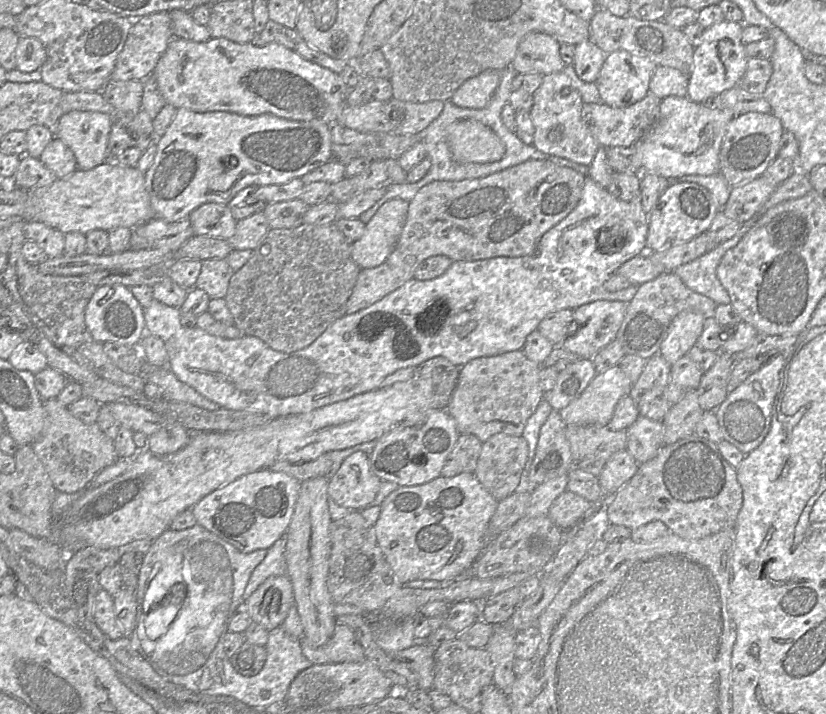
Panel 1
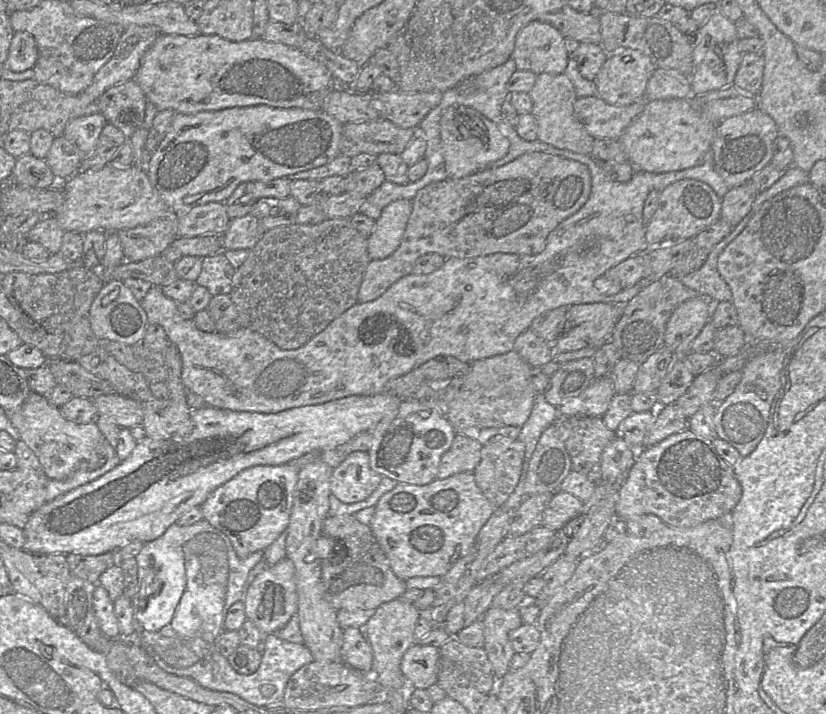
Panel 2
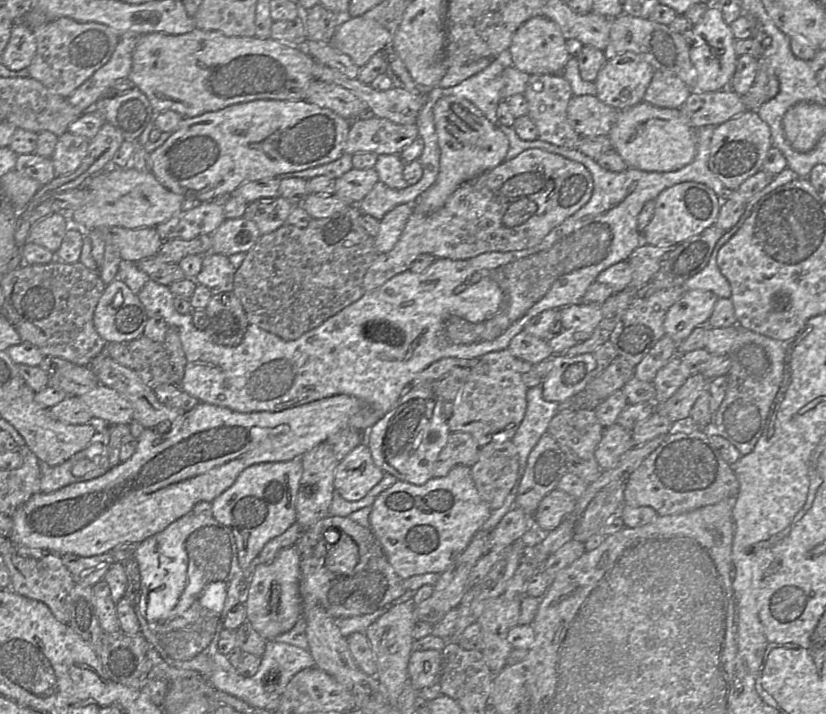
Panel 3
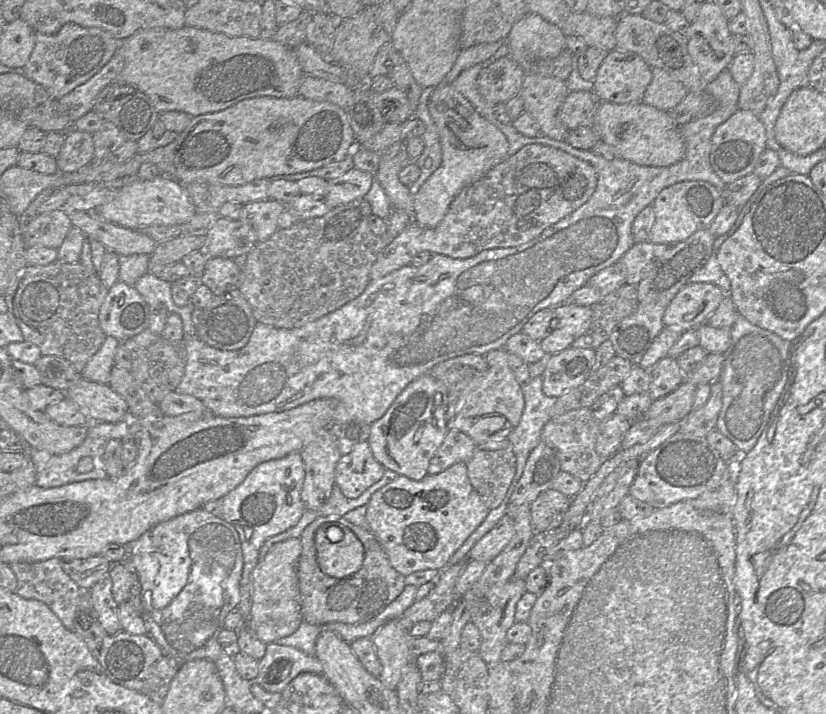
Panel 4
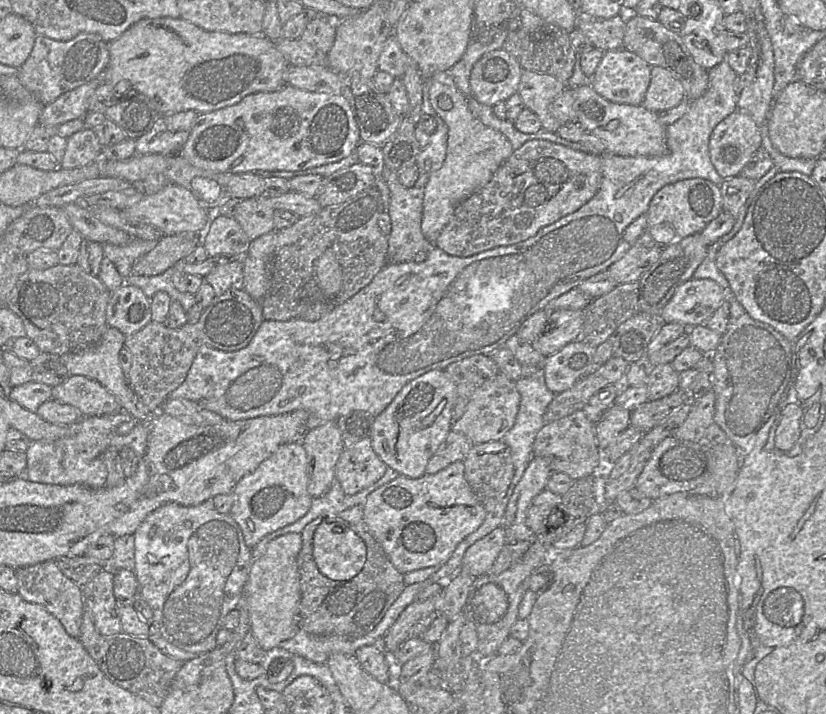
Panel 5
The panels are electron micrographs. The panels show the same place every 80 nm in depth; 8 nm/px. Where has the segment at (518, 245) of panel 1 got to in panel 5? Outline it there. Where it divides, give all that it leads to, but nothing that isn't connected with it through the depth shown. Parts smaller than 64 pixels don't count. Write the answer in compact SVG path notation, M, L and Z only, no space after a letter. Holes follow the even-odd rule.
M530 140L503 162L491 180L462 201L444 227L435 246L448 255L470 257L500 246L525 241L559 219L576 212L598 192L602 181L601 156L573 150L546 140Z

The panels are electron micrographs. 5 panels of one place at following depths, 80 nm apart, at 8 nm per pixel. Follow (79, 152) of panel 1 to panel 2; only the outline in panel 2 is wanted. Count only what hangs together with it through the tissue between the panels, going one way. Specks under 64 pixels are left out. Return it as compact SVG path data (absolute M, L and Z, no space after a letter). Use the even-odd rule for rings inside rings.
M100 112L77 117L67 122L63 136L77 145L83 160L93 155L100 133L106 124L107 121Z

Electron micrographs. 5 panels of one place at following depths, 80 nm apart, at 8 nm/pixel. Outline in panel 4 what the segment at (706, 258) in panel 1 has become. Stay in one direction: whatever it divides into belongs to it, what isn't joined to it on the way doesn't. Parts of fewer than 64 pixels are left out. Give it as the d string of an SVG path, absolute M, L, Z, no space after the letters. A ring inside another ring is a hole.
M733 225L728 232L715 238L711 257L699 271L690 277L689 283L712 283L725 294L730 295L731 283L718 263L717 254L723 242L737 230L736 228L737 225Z

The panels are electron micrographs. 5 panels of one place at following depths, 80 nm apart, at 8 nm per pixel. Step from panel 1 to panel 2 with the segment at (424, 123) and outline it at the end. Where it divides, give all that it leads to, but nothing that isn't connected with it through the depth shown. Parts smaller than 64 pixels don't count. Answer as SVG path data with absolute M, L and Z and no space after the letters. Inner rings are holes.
M394 89L378 95L369 93L369 97L382 118L404 129L417 129L424 117L439 105L442 94L440 91L407 94Z

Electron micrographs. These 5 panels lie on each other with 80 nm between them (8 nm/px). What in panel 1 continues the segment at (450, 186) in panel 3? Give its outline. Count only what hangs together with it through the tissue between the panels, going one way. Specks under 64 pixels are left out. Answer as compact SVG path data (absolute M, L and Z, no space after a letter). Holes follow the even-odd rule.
M473 119L458 120L447 127L452 158L457 163L492 163L505 154L502 140L489 128Z

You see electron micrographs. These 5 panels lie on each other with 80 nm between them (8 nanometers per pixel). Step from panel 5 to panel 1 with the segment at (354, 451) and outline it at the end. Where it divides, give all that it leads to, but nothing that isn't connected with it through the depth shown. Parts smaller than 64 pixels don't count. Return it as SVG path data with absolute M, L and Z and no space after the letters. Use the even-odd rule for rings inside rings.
M357 451L349 455L329 477L328 497L339 506L362 510L372 503L381 482L371 470L369 456Z

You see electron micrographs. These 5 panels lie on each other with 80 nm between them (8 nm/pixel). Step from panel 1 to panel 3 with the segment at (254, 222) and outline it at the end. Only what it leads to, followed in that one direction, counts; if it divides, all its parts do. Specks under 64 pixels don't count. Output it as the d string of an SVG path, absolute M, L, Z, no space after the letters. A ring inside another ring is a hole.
M243 217L225 219L221 225L211 233L213 253L229 257L239 252L247 253L261 237L257 225Z

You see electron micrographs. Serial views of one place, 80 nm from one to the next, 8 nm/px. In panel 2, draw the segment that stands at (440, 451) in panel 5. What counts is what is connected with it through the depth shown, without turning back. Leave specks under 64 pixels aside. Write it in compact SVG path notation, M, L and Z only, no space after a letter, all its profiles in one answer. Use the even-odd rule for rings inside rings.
M456 434L450 448L442 455L437 479L445 479L462 472L472 472L481 459L482 445L476 440Z

